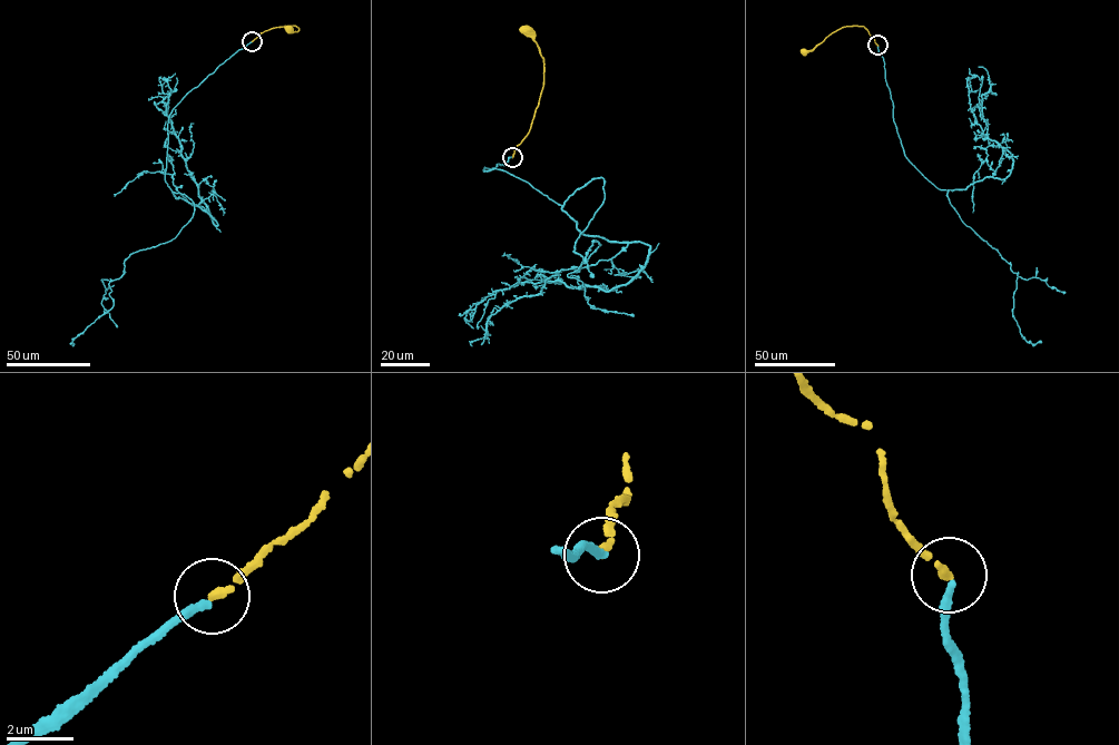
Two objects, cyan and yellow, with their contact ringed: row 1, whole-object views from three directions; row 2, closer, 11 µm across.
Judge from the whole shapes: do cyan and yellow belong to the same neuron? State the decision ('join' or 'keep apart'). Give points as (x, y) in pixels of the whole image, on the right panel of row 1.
keep apart

